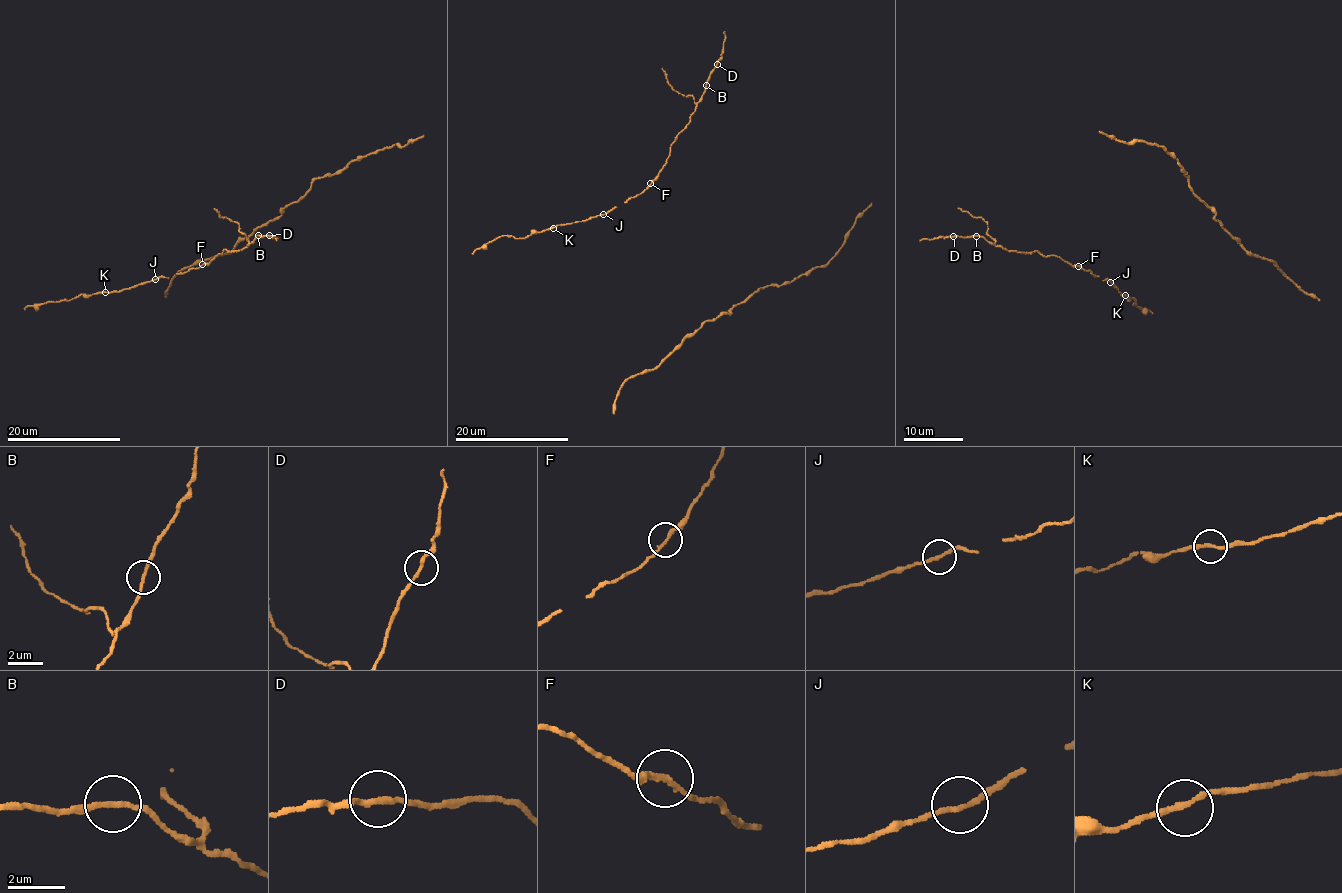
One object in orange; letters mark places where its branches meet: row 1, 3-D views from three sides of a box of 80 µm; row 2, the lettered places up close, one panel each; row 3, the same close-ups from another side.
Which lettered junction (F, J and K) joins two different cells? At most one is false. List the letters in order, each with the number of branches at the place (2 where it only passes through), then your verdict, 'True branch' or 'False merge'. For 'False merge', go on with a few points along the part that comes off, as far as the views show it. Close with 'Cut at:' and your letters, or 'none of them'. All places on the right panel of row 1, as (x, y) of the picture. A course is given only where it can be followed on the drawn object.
F: Branches: 2. True branch
J: Branches: 2. True branch
K: Branches: 2. True branch
Cut at: none of them

